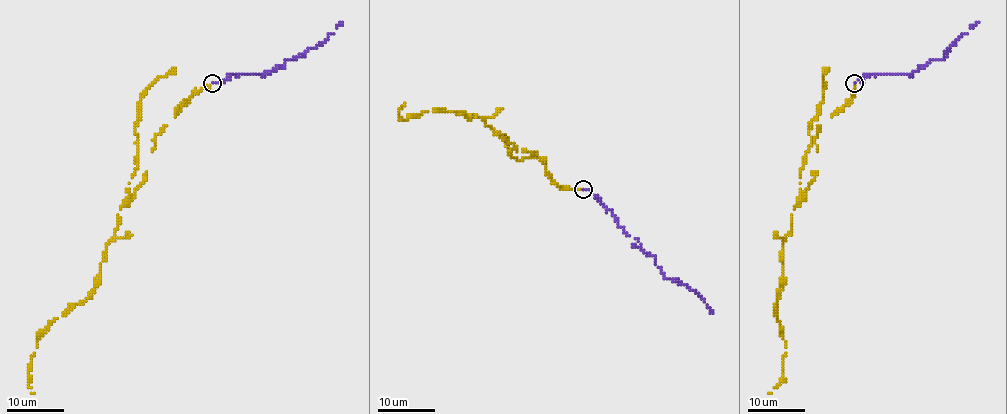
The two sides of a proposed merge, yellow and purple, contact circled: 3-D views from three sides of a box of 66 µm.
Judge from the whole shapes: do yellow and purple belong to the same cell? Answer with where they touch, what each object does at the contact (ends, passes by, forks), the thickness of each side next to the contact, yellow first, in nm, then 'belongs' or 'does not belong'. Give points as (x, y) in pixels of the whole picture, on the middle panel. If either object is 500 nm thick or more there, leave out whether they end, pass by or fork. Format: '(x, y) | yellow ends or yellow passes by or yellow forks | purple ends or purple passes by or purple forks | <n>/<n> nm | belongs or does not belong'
(583, 189) | yellow ends | purple ends | 240/150 nm | belongs

